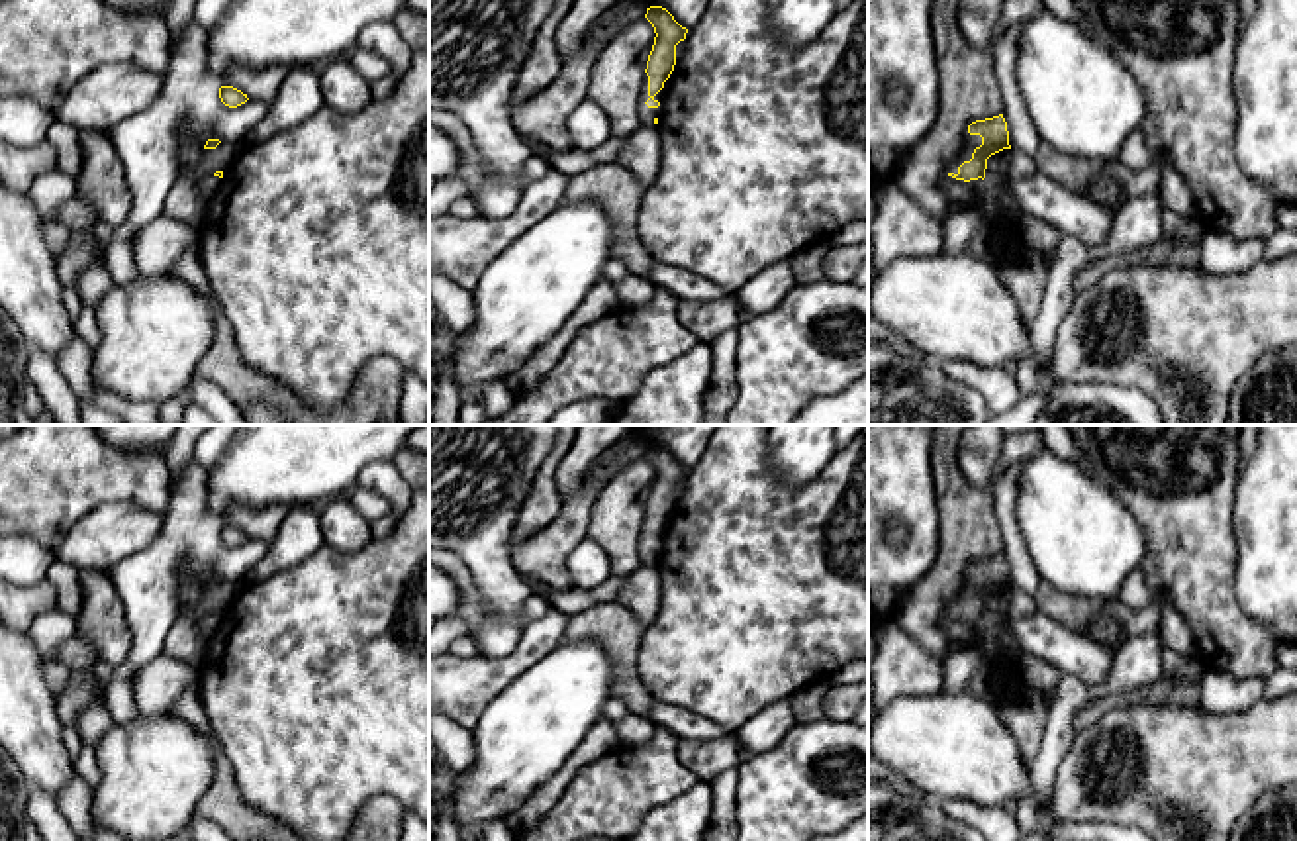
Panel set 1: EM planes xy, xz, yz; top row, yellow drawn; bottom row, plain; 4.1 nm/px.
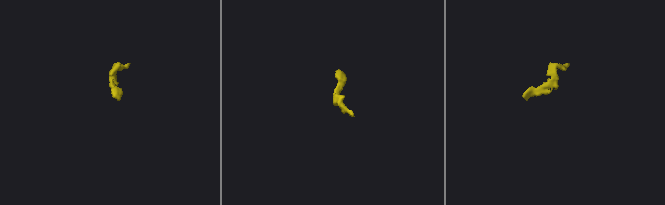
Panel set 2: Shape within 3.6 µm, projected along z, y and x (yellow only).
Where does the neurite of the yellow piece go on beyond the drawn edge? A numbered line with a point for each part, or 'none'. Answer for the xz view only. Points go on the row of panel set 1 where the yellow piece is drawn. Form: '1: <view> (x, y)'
1: xz (647, 114)

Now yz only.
1: yz (972, 142)

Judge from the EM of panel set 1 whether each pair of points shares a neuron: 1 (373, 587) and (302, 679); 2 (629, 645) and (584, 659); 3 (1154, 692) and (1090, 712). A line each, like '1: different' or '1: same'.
1: same
2: different
3: same

